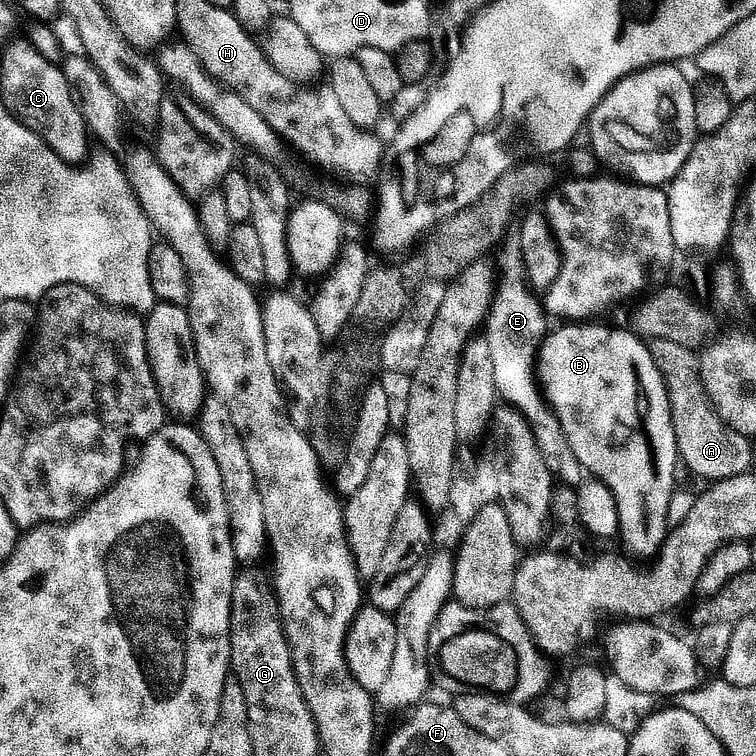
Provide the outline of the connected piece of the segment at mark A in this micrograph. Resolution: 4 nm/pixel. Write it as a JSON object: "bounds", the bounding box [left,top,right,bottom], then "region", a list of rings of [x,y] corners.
{"bounds":[650,340,753,482],"region":[[[652,340],[650,347],[654,362],[664,375],[664,385],[672,407],[676,451],[683,467],[685,464],[694,475],[708,480],[704,482],[729,480],[751,473],[753,441],[732,431],[712,409],[700,377],[700,356],[693,349],[678,346],[678,342]]]}

